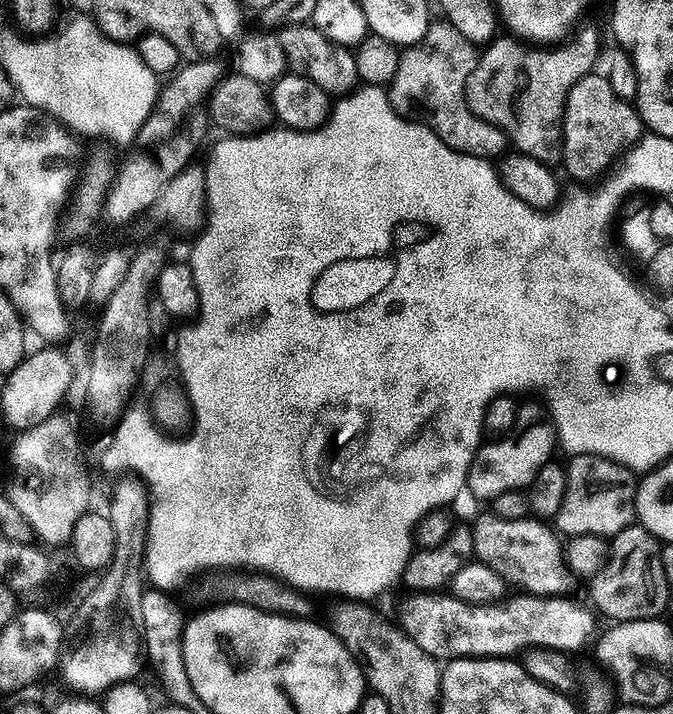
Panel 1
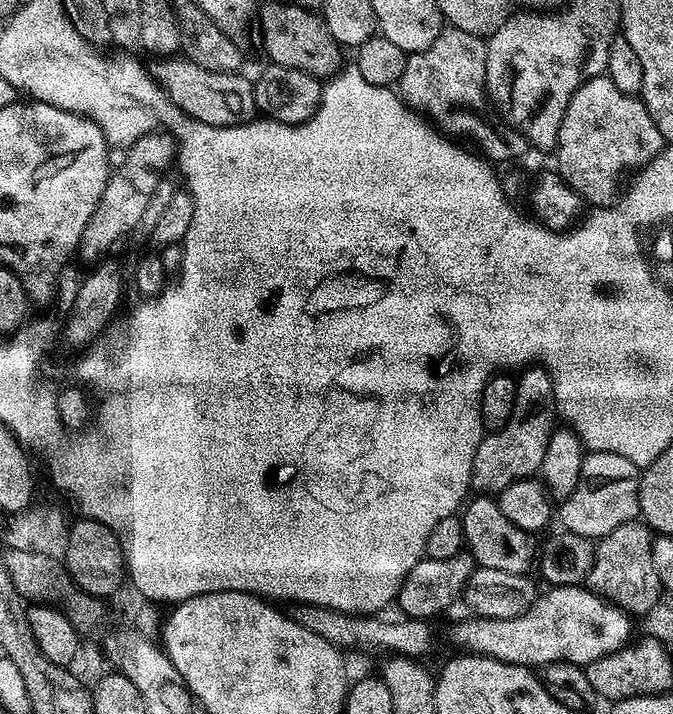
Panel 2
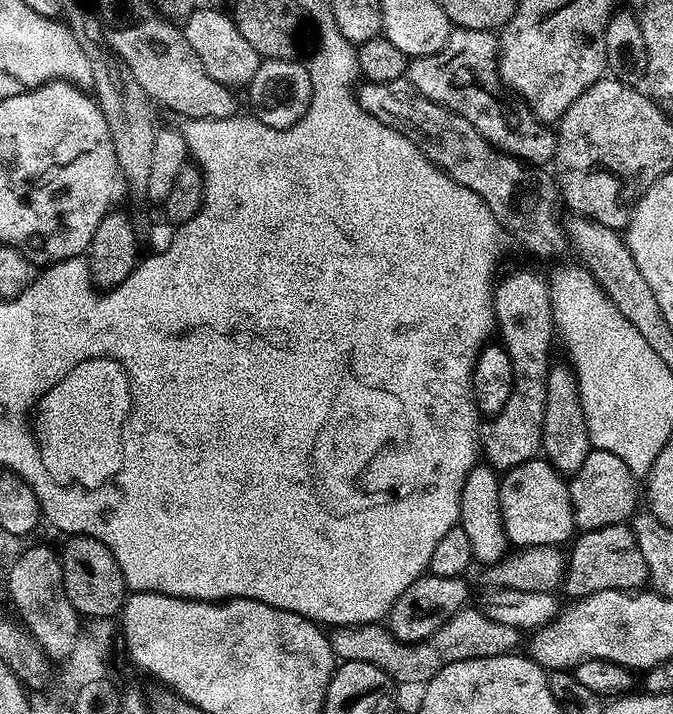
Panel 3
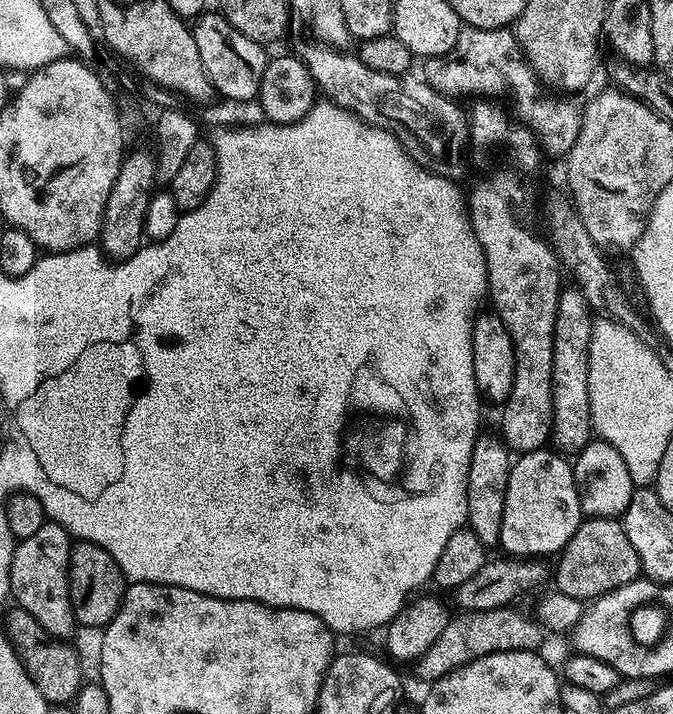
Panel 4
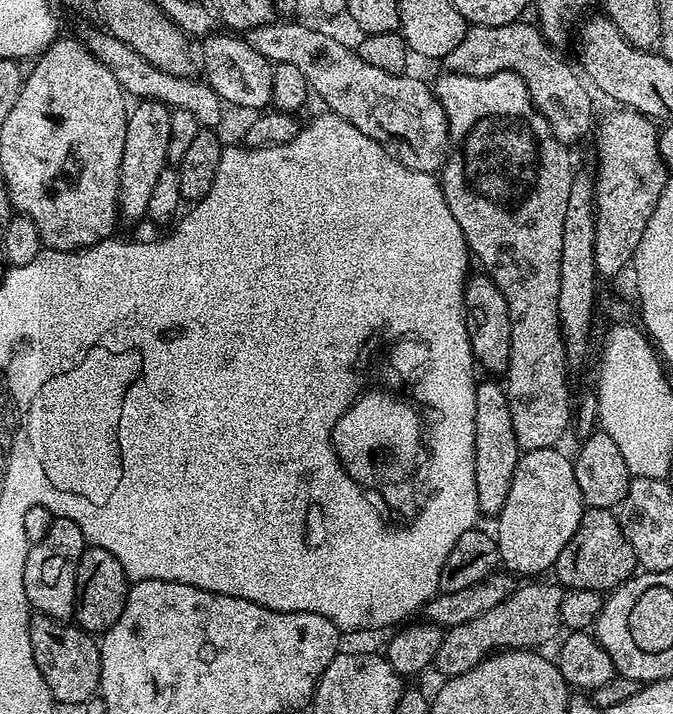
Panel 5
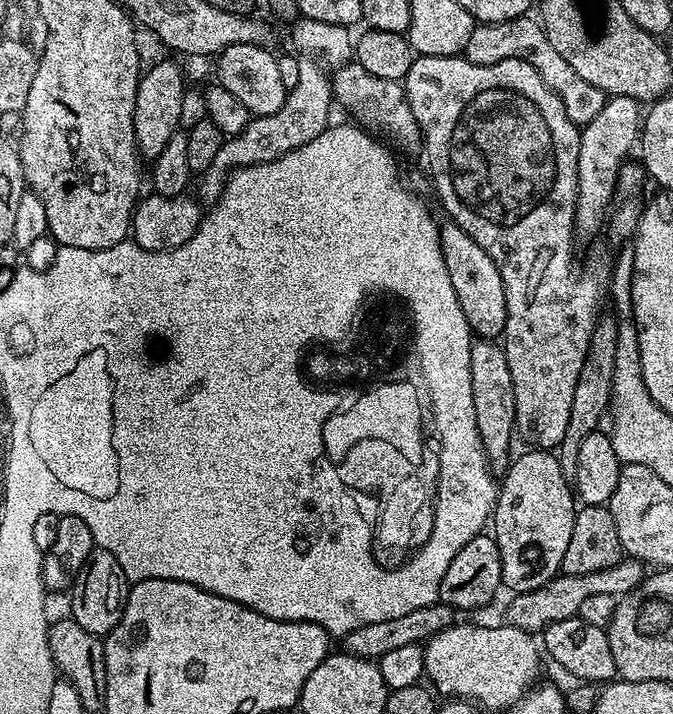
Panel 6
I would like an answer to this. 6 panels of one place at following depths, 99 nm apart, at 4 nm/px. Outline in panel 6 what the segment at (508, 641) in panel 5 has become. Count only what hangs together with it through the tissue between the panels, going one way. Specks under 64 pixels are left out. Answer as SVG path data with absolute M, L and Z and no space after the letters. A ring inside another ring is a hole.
M622 558L614 566L595 571L594 574L557 575L555 580L546 582L546 586L538 586L538 590L513 595L512 605L509 606L506 616L507 623L523 632L543 633L554 622L580 615L582 602L586 602L586 598L591 598L593 594L610 594L617 598L627 596L644 581L645 575L645 565L631 558Z

